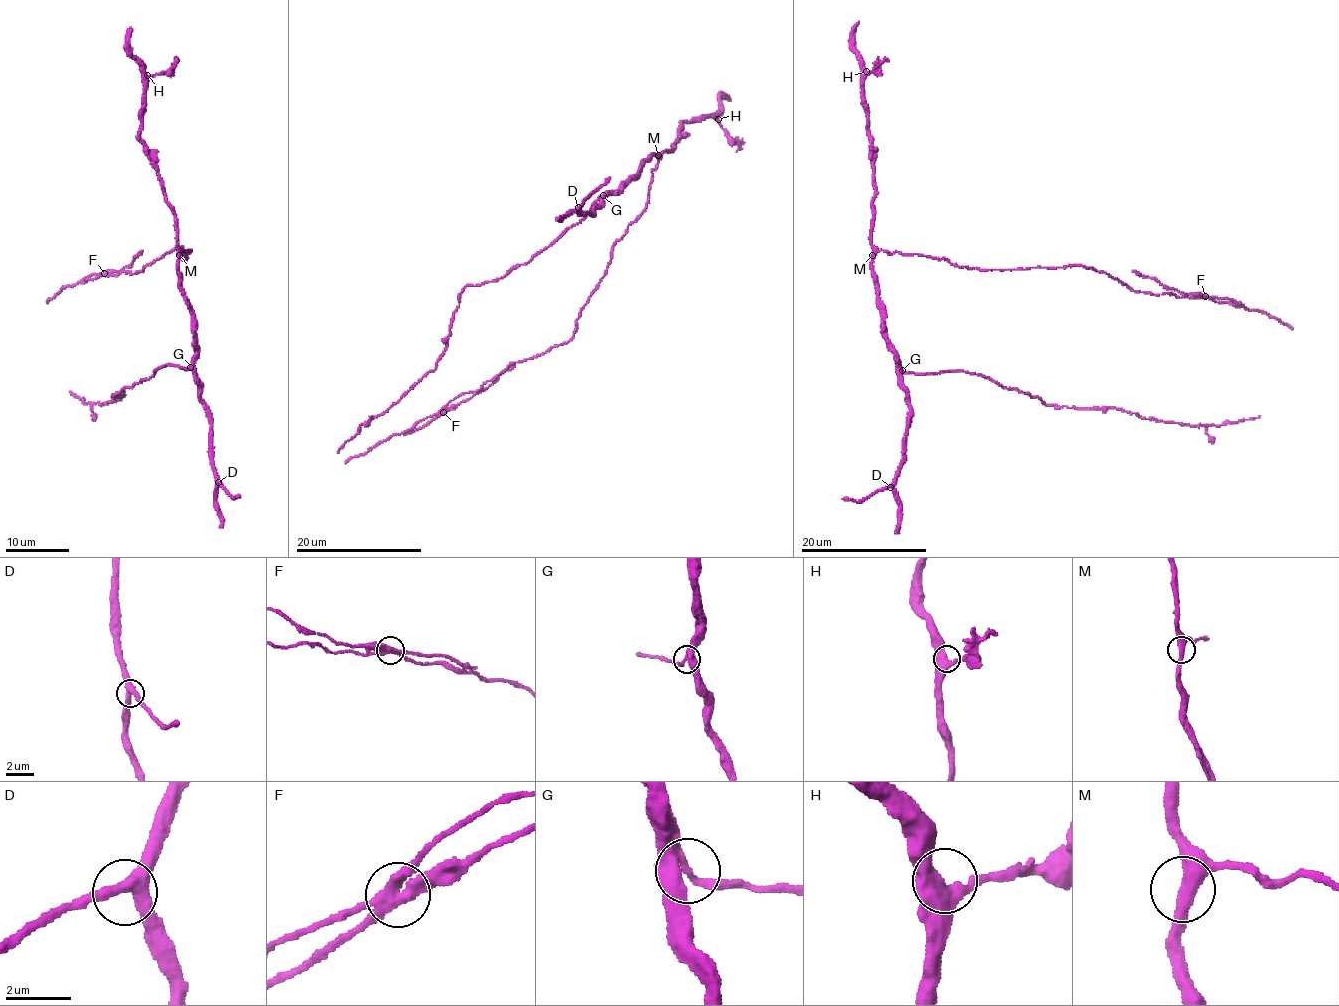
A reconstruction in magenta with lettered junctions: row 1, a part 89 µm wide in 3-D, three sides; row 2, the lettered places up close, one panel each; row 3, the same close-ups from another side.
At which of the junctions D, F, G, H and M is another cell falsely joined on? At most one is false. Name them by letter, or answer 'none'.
F

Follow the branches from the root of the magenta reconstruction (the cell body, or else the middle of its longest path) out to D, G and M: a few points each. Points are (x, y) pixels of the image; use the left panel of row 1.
D: (180, 273), (197, 347), (194, 378), (209, 418), (218, 482)
G: (180, 273), (180, 291), (192, 315), (197, 347), (190, 367)
M: (180, 273), (179, 255)

